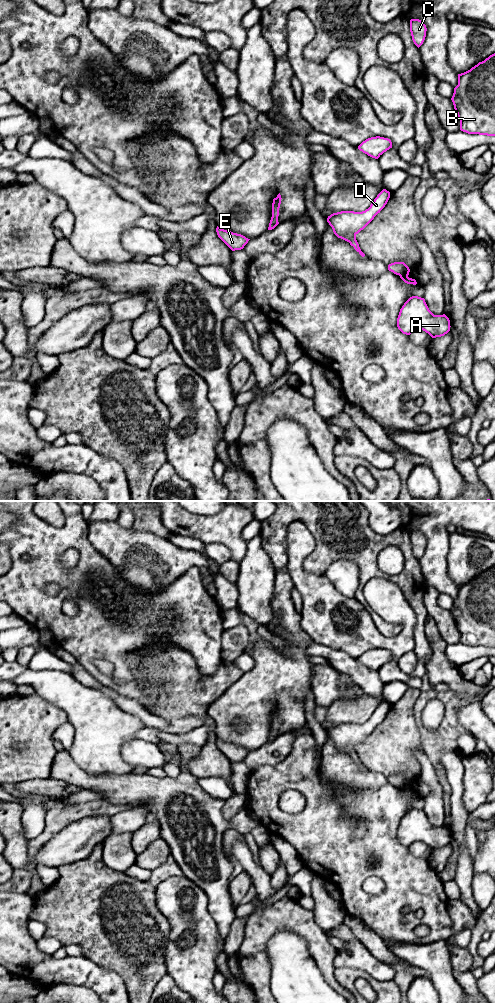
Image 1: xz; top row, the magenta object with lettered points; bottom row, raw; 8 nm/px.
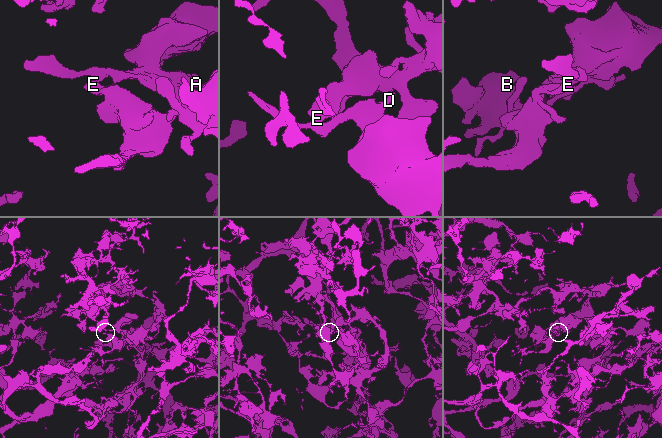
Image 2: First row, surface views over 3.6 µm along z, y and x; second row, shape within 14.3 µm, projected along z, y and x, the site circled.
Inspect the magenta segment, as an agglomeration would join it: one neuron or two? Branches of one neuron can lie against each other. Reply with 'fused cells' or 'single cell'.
fused cells

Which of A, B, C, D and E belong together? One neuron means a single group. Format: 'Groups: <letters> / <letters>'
Groups: A D / B C E

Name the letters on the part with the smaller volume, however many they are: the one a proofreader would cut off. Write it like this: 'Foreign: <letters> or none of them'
Foreign: A, D

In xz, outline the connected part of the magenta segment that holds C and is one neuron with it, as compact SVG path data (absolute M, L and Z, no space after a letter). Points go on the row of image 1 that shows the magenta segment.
M419 19L410 20L410 32L414 44L419 48L426 37L426 25Z

